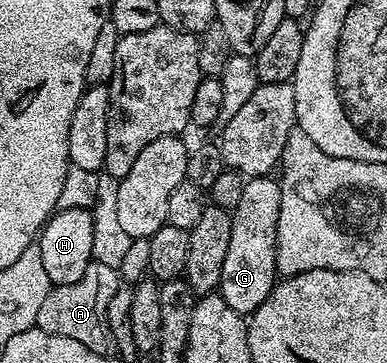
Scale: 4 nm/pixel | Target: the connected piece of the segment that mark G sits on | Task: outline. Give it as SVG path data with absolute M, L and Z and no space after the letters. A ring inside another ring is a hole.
M271 175L249 179L242 190L238 206L231 209L230 247L226 262L222 262L222 278L218 295L230 310L251 314L271 294L278 283L276 270L276 227L278 210L282 206L282 190Z

